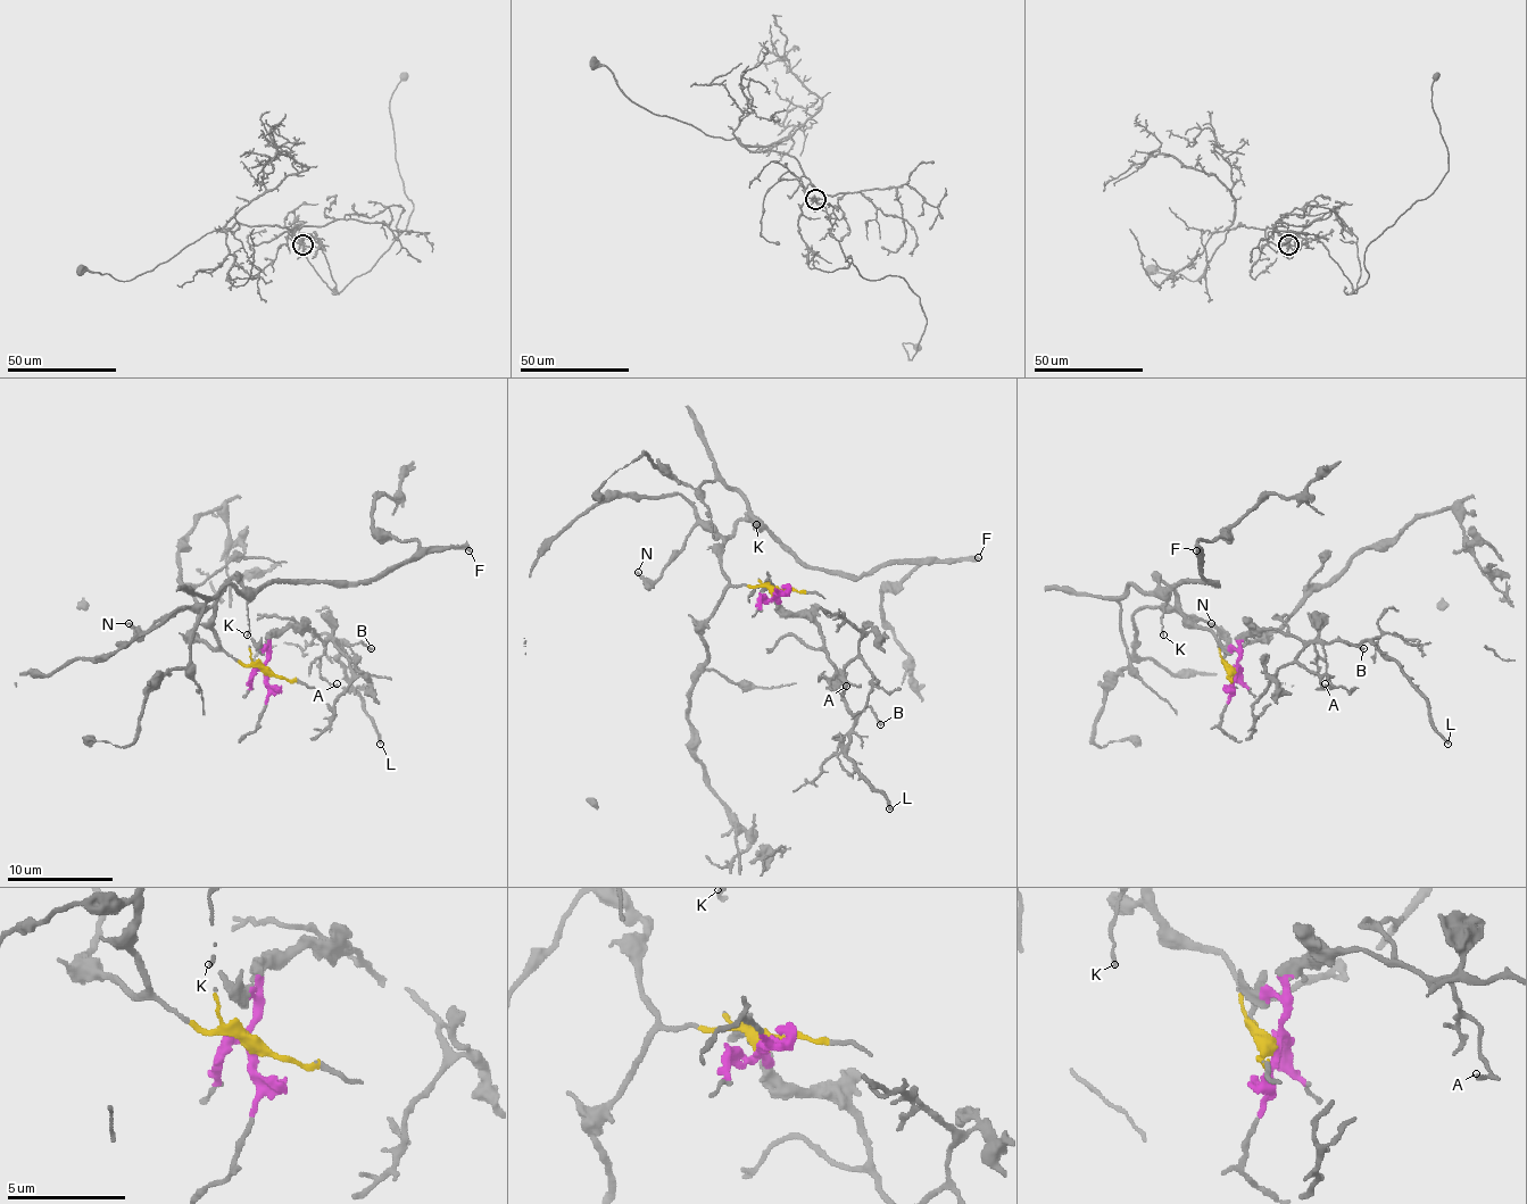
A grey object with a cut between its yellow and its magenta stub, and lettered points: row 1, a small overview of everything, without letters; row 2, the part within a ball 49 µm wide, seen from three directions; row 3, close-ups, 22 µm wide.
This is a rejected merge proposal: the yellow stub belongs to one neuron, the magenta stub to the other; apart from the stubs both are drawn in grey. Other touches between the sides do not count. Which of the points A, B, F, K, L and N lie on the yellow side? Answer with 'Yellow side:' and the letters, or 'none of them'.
Yellow side: F, K, N

